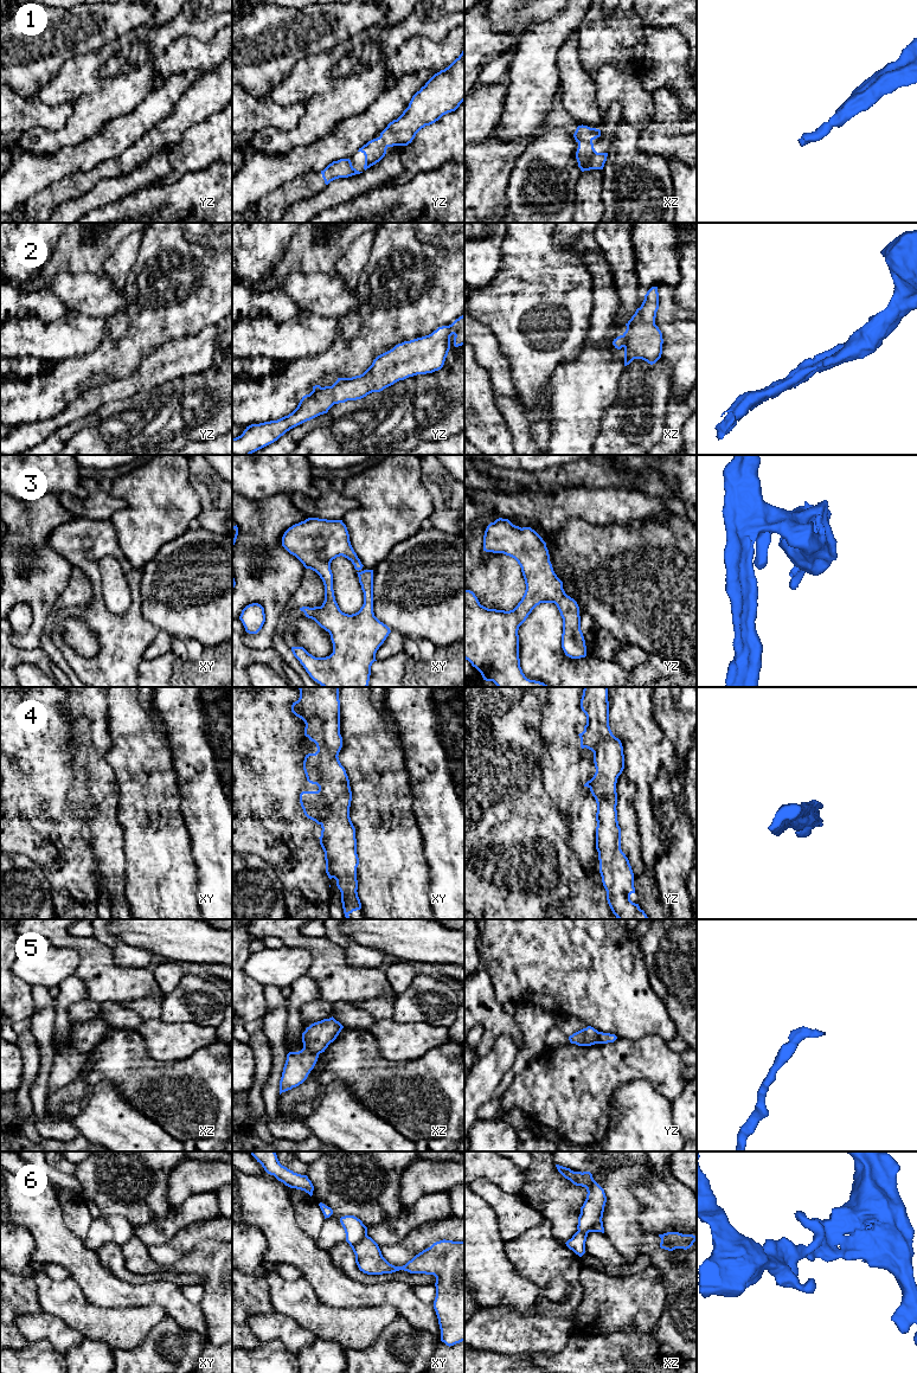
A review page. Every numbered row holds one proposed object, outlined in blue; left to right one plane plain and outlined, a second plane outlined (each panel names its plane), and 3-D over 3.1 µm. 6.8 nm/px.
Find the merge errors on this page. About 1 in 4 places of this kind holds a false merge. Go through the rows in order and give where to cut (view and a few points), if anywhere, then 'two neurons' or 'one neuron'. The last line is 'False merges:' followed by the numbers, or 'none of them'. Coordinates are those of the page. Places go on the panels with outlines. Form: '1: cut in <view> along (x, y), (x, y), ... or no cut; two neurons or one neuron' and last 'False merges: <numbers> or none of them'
1: no cut; one neuron
2: no cut; one neuron
3: no cut; one neuron
4: no cut; one neuron
5: no cut; one neuron
6: cut in xz along (603, 1207), (600, 1218), (588, 1230), (578, 1231); two neurons
False merges: 6

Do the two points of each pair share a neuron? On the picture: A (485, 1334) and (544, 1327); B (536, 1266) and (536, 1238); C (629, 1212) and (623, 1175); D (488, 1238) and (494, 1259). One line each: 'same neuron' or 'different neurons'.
A: same neuron
B: same neuron
C: same neuron
D: same neuron

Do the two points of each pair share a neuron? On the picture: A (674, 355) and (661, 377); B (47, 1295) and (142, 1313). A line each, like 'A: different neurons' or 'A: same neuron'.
A: different neurons
B: same neuron

